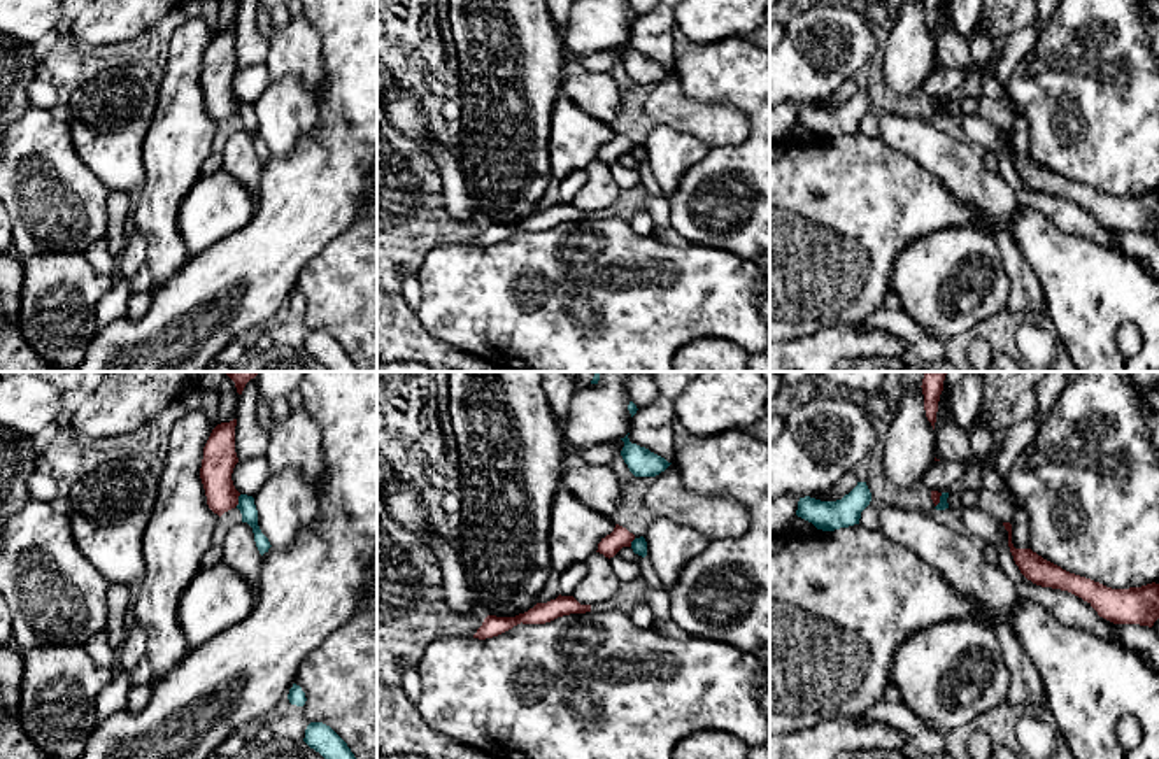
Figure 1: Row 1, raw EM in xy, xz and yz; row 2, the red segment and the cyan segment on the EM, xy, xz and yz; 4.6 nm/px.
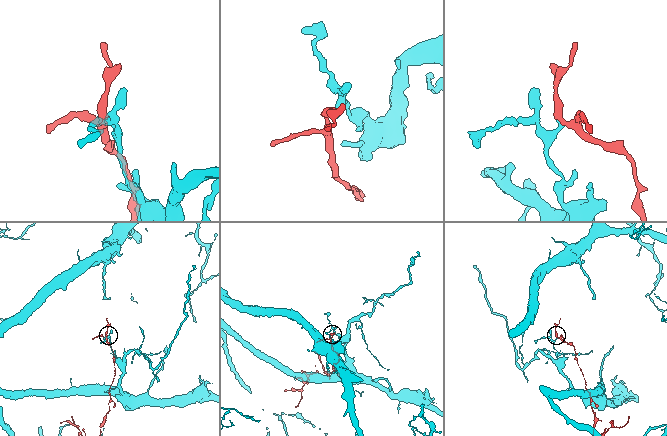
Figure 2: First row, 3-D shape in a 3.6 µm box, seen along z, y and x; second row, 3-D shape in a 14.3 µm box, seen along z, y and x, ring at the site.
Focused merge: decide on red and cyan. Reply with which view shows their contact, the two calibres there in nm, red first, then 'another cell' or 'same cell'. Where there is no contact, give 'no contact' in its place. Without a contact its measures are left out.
contact in xy; calibres 160 and 80 nm; another cell

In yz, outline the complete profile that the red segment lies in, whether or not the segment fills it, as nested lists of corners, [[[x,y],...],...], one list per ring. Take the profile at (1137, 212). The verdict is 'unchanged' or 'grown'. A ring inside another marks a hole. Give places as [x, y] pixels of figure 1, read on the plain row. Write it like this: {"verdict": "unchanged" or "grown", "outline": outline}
{"verdict": "unchanged", "outline": [[[1003,130],[1003,133],[1008,138],[1008,154],[1015,172],[1033,191],[1071,200],[1087,209],[1099,224],[1113,231],[1140,231],[1152,235],[1159,226],[1159,191],[1152,189],[1129,196],[1106,195],[1063,177],[1031,156],[1015,156],[1012,151],[1012,131]]]}

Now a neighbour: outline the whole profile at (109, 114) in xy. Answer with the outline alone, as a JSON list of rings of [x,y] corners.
[[[144,65],[109,67],[63,107],[79,158],[110,191],[142,188],[142,144],[154,110],[156,82]]]

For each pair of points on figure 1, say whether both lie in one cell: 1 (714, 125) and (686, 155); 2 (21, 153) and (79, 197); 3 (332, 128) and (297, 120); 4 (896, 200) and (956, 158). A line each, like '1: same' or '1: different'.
1: different
2: same
3: different
4: different

